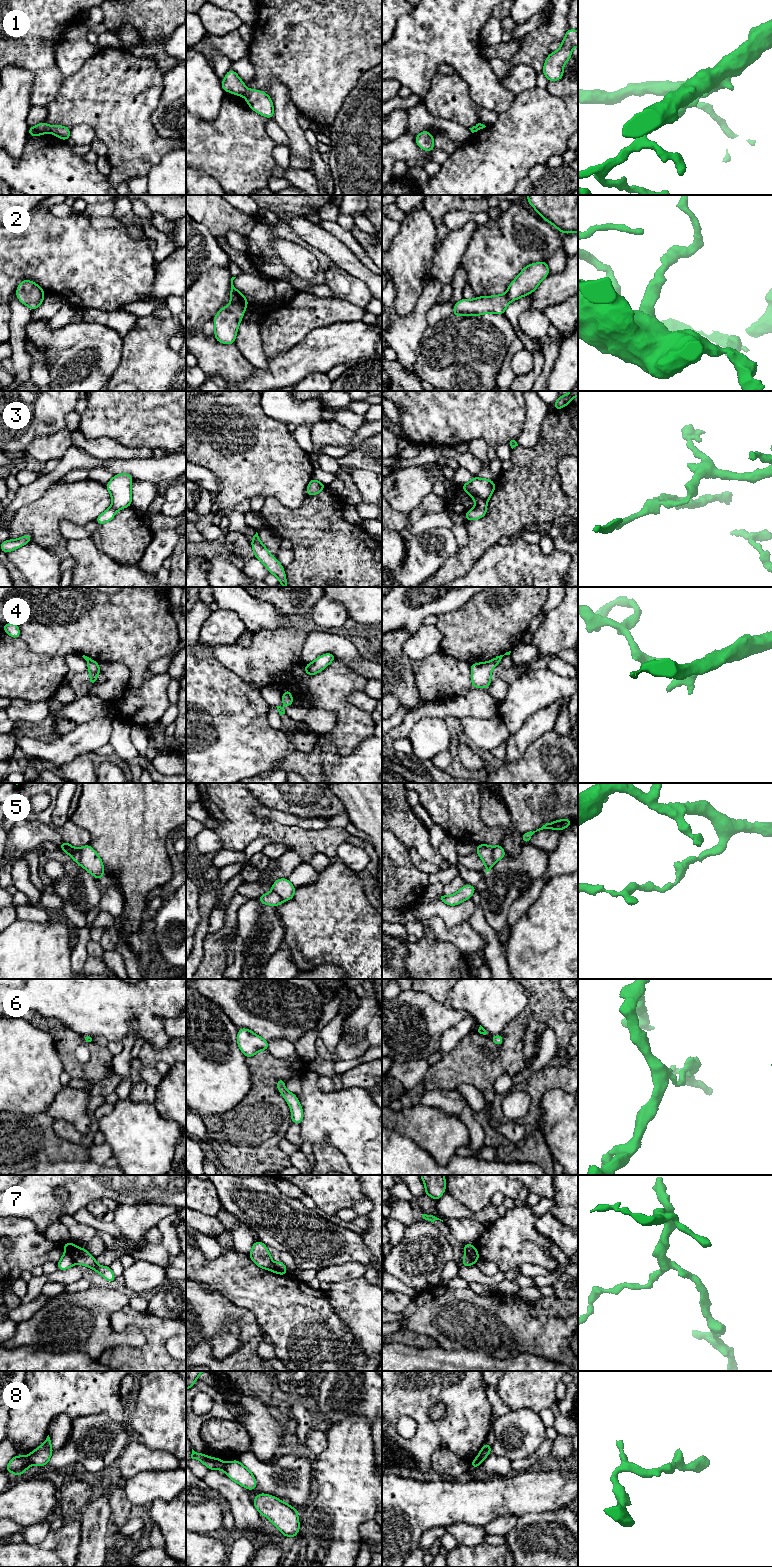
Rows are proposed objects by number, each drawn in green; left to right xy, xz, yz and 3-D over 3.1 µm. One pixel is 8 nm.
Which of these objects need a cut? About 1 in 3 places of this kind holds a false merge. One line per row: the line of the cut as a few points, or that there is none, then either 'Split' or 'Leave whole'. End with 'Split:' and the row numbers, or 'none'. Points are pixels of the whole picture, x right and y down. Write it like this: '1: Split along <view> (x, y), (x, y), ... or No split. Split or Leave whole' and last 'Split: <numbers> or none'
1: Split along xz (247, 89), (244, 95). Split
2: No split. Leave whole
3: Split along yz (485, 506), (475, 508). Split
4: No split. Leave whole
5: Split along xy (78, 848), (80, 851), (79, 863). Split
6: No split. Leave whole
7: Split along xy (78, 1248), (75, 1252), (75, 1263). Split
8: Split along xy (26, 1456), (30, 1464). Split
Split: 1, 3, 5, 7, 8

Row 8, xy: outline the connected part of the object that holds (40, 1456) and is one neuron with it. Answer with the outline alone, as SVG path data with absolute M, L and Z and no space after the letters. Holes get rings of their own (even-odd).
M48 1435L44 1443L33 1450L27 1457L30 1461L30 1465L45 1466L48 1465L52 1453L51 1440Z

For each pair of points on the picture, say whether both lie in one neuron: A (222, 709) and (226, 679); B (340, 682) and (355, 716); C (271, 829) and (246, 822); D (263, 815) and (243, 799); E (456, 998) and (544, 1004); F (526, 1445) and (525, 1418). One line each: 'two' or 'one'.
A: one
B: one
C: one
D: two
E: two
F: one

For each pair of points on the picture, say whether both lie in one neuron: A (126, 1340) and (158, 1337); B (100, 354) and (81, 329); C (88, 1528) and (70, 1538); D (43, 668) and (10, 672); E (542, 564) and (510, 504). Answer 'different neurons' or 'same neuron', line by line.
A: different neurons
B: same neuron
C: different neurons
D: same neuron
E: different neurons

